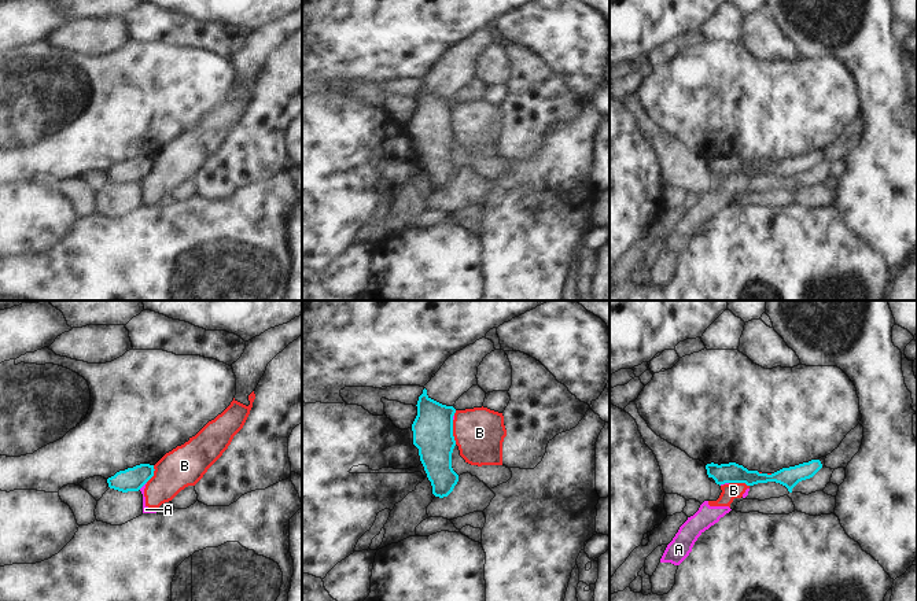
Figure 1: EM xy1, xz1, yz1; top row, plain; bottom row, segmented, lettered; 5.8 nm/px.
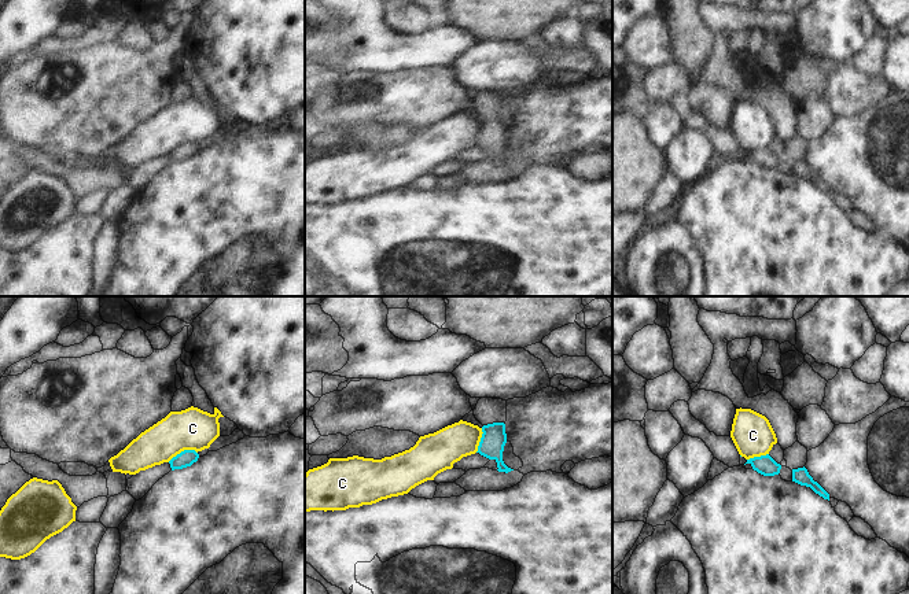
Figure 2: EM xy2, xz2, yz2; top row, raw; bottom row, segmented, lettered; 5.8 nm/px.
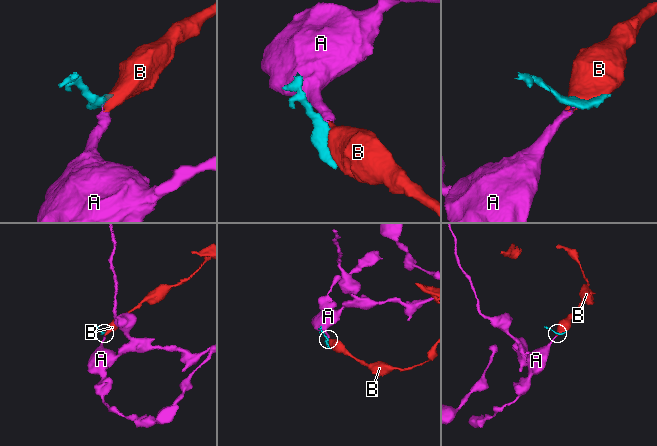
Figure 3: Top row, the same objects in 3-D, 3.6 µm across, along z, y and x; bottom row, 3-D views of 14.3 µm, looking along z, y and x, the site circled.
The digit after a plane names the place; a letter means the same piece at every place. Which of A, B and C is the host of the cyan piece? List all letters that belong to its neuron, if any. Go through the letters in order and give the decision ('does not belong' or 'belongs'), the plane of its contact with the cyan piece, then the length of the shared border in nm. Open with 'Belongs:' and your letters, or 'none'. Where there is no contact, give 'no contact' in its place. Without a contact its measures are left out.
Belongs: none
A: does not belong; meets cyan in xy1; contact 60 nm long
B: does not belong; meets cyan in xz1; contact 150 nm long
C: does not belong; meets cyan in xy2; contact 190 nm long

